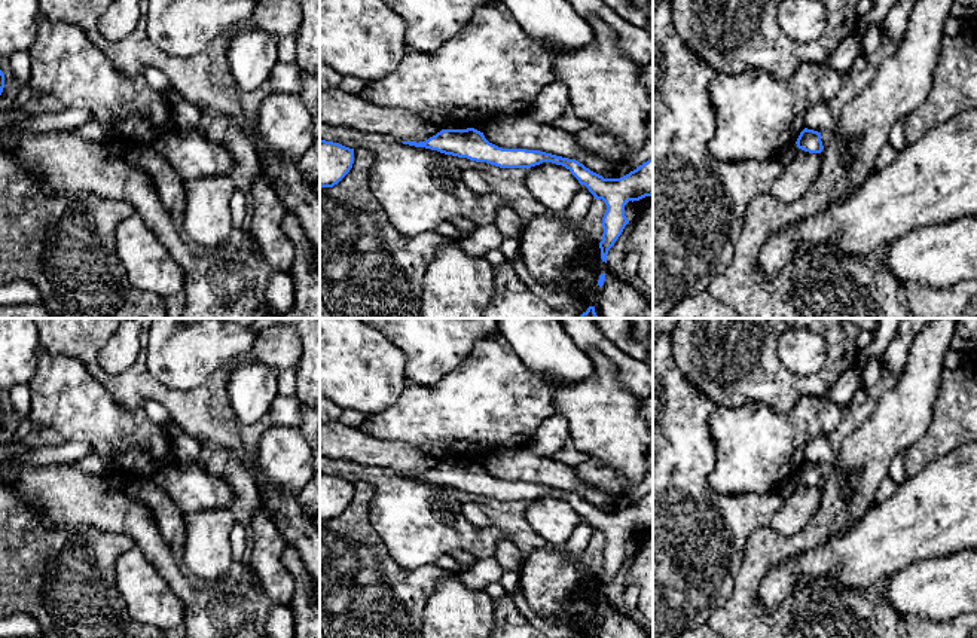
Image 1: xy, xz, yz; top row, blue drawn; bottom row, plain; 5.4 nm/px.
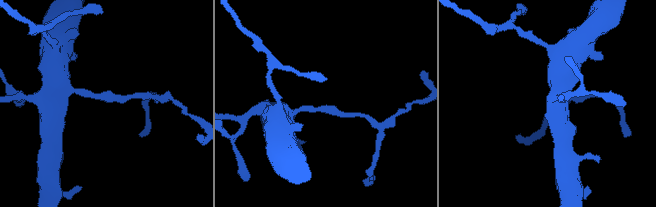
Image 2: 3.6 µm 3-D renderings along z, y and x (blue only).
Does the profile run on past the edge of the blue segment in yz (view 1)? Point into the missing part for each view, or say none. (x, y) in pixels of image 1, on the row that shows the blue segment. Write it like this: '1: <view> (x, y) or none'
1: none

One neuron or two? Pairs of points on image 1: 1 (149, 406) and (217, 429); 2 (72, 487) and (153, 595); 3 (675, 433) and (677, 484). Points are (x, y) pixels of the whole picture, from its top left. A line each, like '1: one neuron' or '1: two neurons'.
1: two neurons
2: two neurons
3: one neuron

